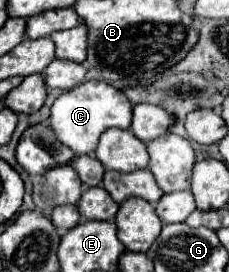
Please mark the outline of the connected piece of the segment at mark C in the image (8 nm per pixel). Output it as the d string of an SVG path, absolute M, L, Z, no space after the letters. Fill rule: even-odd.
M89 80L89 82L75 86L73 90L61 94L55 100L55 104L51 108L51 128L55 130L57 138L65 146L69 146L75 154L87 154L97 148L99 136L107 128L121 128L121 130L129 128L131 110L133 110L133 104L121 90L109 86L107 82L101 82L101 80Z

